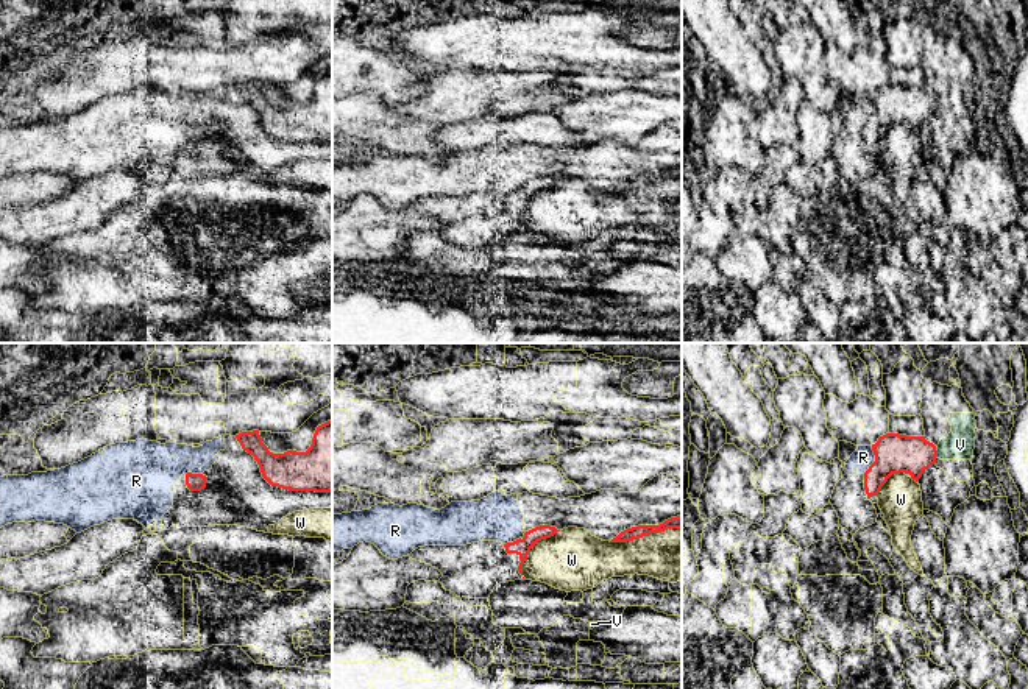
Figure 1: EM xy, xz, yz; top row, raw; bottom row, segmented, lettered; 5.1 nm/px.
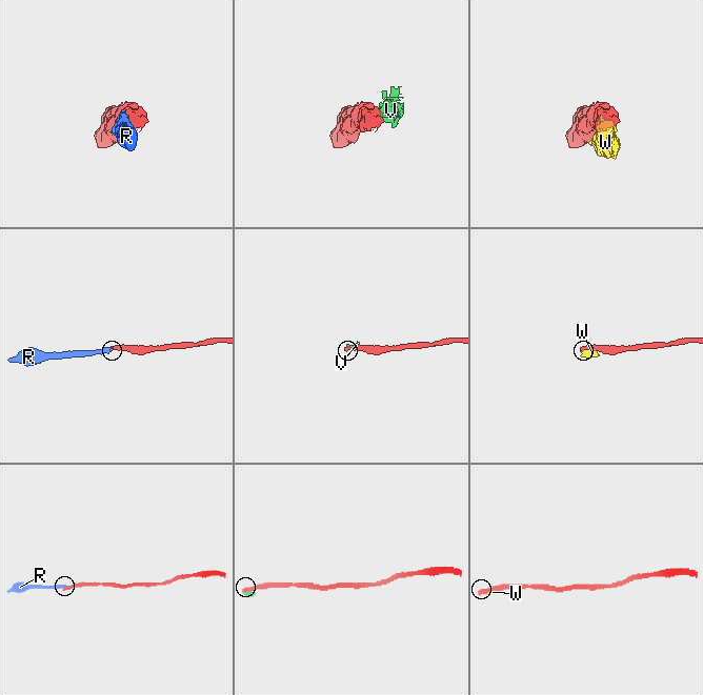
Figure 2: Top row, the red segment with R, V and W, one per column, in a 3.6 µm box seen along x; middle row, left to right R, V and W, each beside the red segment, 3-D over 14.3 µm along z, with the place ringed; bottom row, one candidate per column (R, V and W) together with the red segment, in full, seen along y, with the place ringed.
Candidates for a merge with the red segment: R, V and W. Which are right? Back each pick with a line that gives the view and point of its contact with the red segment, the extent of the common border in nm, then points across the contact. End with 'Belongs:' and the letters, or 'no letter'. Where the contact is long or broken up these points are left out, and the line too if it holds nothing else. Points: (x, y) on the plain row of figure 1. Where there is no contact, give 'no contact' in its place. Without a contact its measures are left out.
Belongs: no letter

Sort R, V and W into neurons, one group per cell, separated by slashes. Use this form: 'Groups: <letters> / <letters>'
Groups: R / V / W

